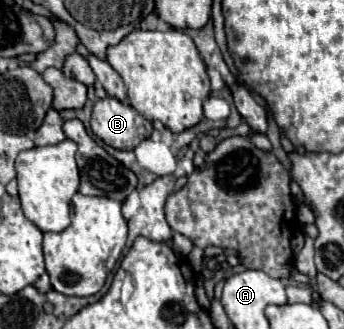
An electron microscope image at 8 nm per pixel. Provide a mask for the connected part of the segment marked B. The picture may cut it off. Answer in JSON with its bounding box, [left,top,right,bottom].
[91,96,153,150]

